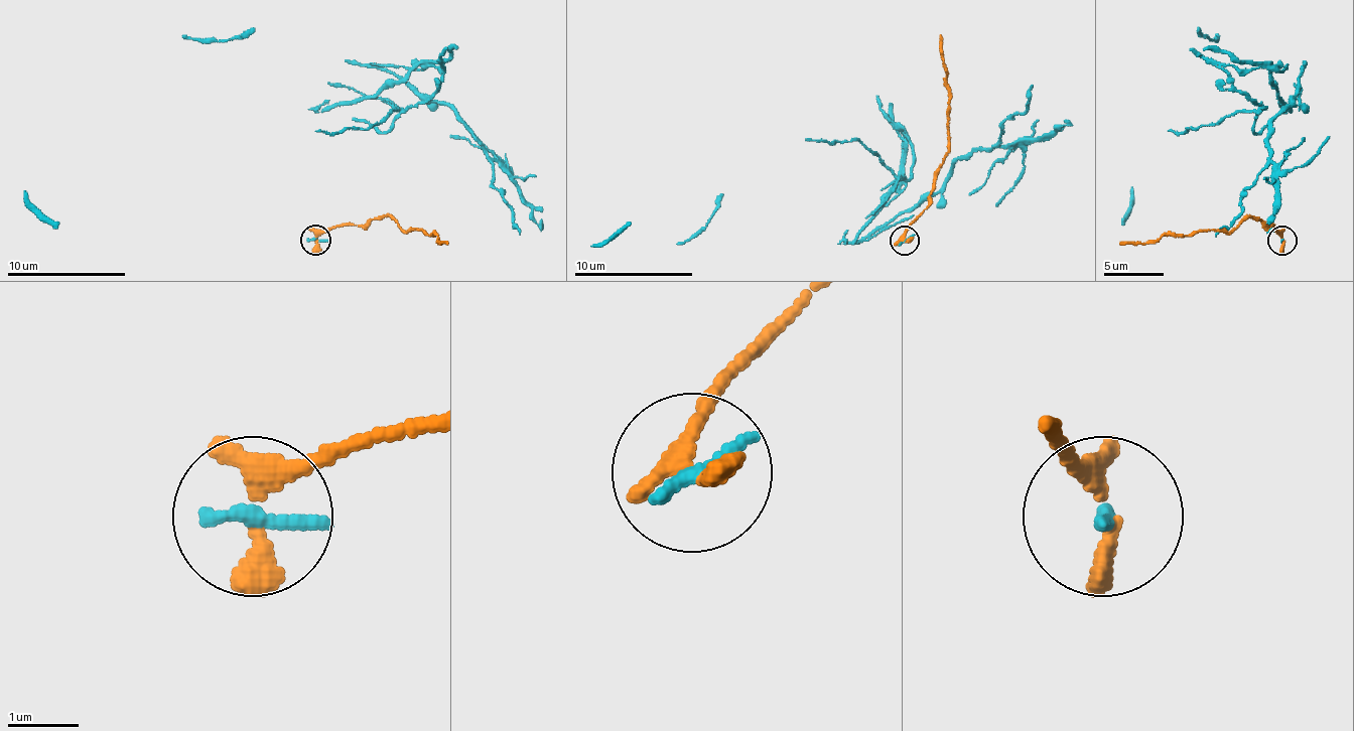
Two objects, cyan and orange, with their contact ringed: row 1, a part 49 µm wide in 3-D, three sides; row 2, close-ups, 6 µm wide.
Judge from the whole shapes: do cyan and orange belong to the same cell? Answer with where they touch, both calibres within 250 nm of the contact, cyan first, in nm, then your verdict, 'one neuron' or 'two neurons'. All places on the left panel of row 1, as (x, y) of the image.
at (315, 240); 220 nm thick on the cyan side, 240 nm on the other; two neurons

